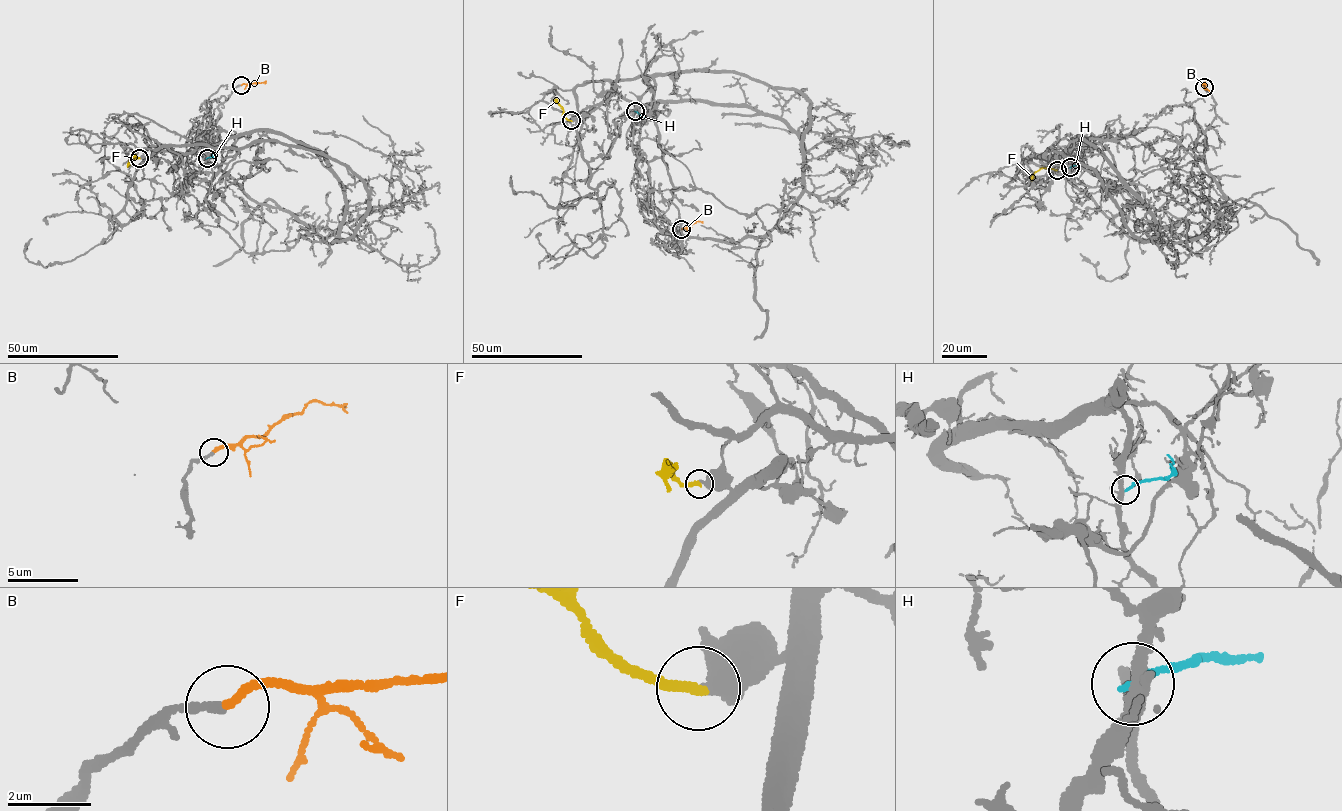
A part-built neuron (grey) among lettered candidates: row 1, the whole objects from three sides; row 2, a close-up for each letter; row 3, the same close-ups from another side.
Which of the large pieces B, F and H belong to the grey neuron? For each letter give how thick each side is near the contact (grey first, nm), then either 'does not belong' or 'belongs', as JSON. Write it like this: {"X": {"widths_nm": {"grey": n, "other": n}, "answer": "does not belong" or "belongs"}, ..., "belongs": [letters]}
{"B": {"widths_nm": {"grey": 220, "other": 200}, "answer": "belongs"}, "F": {"widths_nm": {"grey": 480, "other": 280}, "answer": "does not belong"}, "H": {"widths_nm": {"grey": 320, "other": 190}, "answer": "does not belong"}, "belongs": ["B"]}

